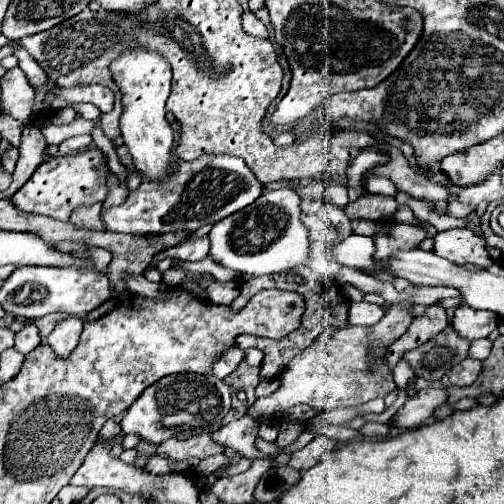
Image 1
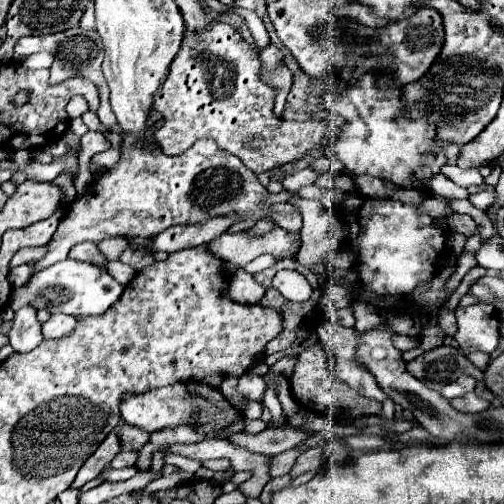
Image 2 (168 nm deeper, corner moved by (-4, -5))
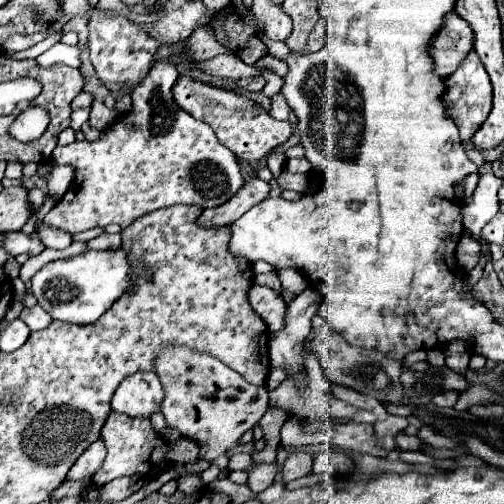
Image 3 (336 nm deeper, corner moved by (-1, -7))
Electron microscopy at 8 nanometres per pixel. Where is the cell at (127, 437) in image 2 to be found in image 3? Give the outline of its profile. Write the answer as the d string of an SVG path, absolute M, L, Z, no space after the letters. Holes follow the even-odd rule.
M111 412L101 430L101 438L107 446L107 458L91 478L97 486L103 486L113 478L131 476L137 472L149 478L167 468L167 442L163 442L163 438L153 430L151 422L145 418L131 418L119 412Z

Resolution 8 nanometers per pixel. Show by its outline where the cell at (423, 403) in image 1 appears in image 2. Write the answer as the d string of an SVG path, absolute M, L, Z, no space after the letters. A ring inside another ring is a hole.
M470 392L470 394L462 396L462 398L454 398L452 406L456 410L462 410L462 412L482 412L482 410L490 408L490 402L484 400L484 398L478 398L474 392Z

